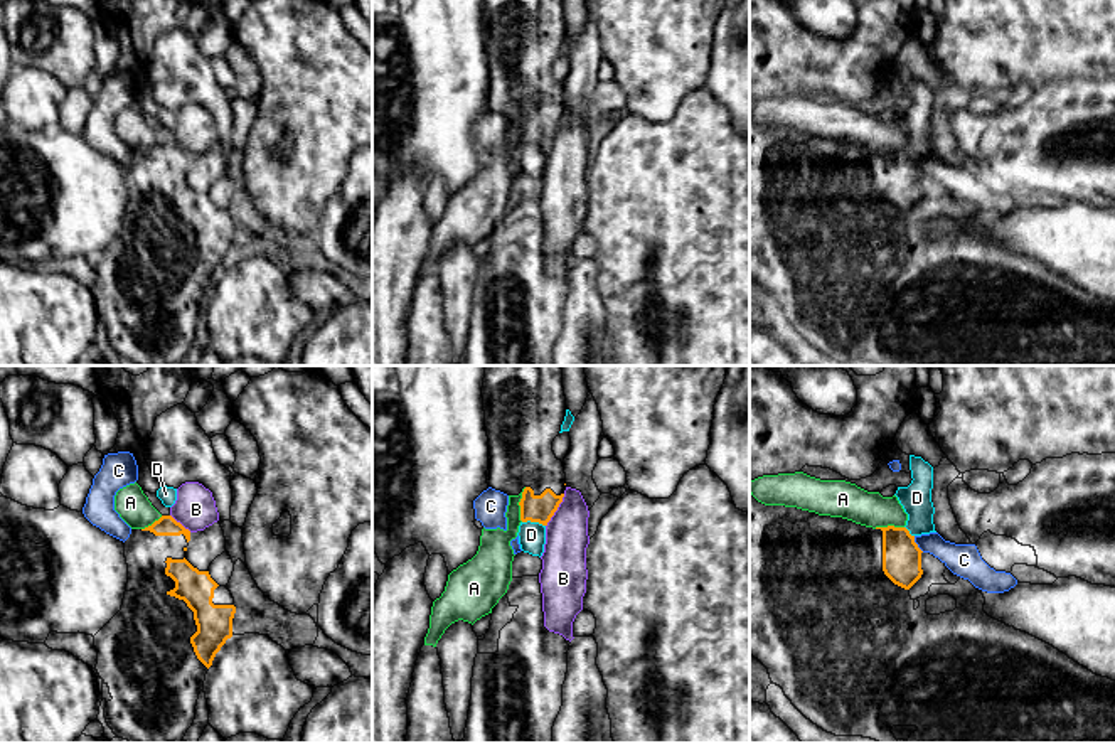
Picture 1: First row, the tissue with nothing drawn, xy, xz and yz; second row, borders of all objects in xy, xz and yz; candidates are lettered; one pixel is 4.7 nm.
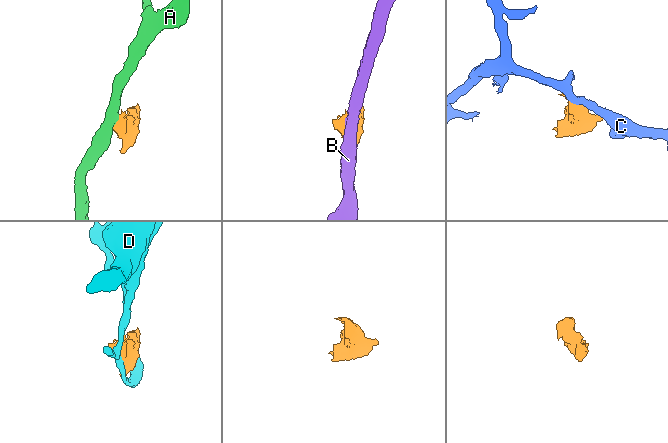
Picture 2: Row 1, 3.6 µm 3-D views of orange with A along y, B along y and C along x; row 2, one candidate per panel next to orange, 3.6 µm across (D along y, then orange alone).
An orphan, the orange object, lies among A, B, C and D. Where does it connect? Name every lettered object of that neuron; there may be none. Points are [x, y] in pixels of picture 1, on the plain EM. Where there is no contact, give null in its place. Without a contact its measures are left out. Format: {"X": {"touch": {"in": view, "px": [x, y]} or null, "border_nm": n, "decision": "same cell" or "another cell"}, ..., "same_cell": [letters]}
{"A": {"touch": {"in": "xz", "px": [519, 127]}, "border_nm": 170, "decision": "another cell"}, "B": {"touch": {"in": "xz", "px": [556, 132]}, "border_nm": 180, "decision": "another cell"}, "C": {"touch": {"in": "yz", "px": [917, 167]}, "border_nm": 90, "decision": "another cell"}, "D": {"touch": {"in": "xz", "px": [534, 144]}, "border_nm": 110, "decision": "another cell"}, "same_cell": []}

